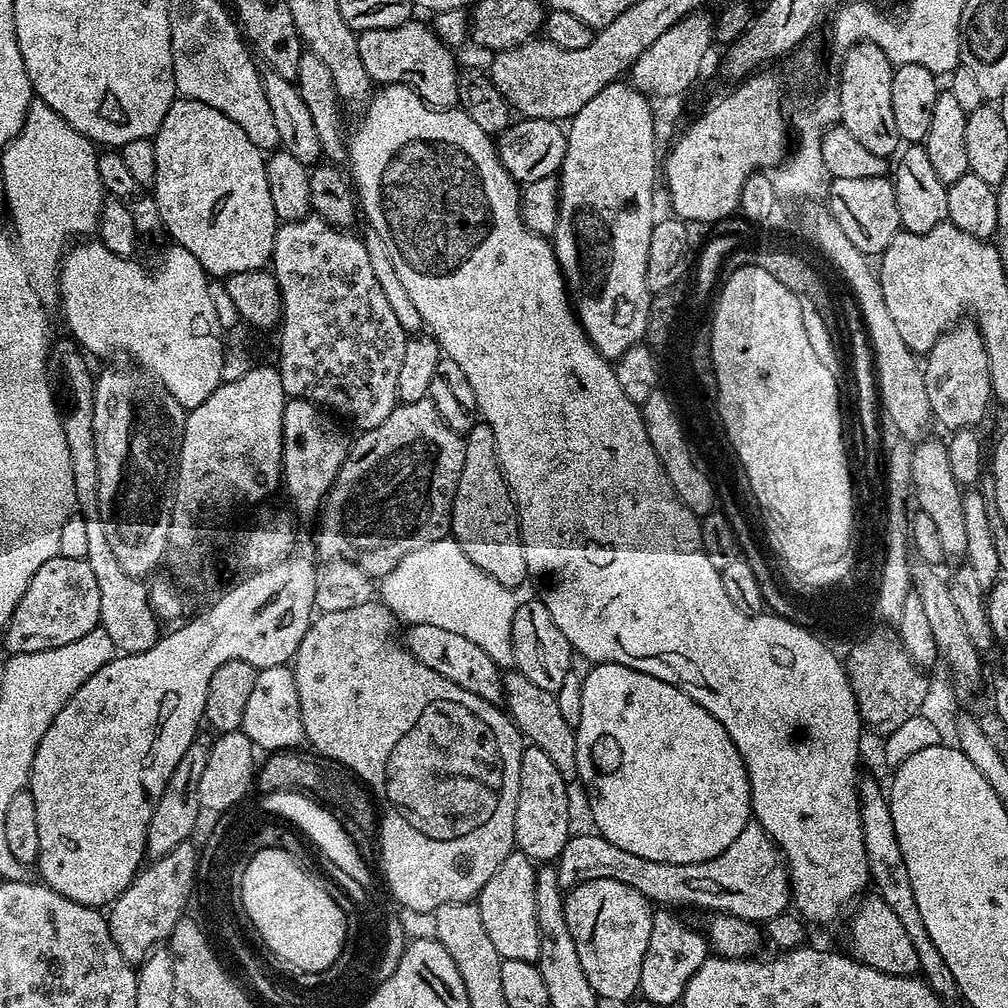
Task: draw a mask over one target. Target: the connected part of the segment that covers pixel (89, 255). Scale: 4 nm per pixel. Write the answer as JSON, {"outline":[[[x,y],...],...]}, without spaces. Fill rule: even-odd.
{"outline":[[[92,242],[73,243],[65,251],[63,260],[60,261],[60,270],[58,273],[60,304],[64,307],[64,320],[68,323],[68,328],[72,331],[73,338],[77,340],[78,343],[76,344],[92,358],[95,358],[95,356],[108,356],[111,352],[125,352],[130,359],[137,360],[140,363],[137,365],[141,369],[147,370],[159,380],[162,386],[166,386],[166,390],[170,390],[170,394],[174,394],[174,398],[186,410],[194,409],[202,402],[206,402],[206,398],[210,398],[210,394],[214,394],[216,387],[222,383],[222,366],[224,365],[226,344],[220,341],[220,316],[216,313],[215,302],[212,301],[212,288],[208,285],[210,277],[205,272],[204,267],[198,262],[198,258],[194,258],[194,254],[190,254],[190,250],[186,250],[181,244],[173,243],[171,245],[172,248],[165,250],[164,257],[160,260],[160,265],[153,272],[147,272],[139,264],[139,259],[114,254],[105,244],[99,242],[88,243]]]}

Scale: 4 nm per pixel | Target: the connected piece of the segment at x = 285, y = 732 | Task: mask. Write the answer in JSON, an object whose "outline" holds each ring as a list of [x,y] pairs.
{"outline":[[[279,664],[257,671],[254,687],[250,689],[250,699],[246,702],[246,711],[242,713],[240,728],[253,746],[265,748],[268,754],[295,749],[299,745],[296,743],[304,740],[302,706],[298,702],[296,676],[291,667]]]}

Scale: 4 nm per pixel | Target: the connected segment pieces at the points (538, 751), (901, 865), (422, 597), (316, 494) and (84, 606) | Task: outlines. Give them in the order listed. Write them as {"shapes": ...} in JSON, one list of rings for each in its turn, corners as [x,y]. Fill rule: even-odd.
{"shapes":[[[[525,747],[518,786],[518,810],[514,810],[514,838],[518,851],[534,862],[556,862],[570,837],[568,827],[572,824],[572,812],[568,809],[568,784],[569,781],[560,773],[558,766],[550,762],[550,758],[541,748]]],[[[861,779],[860,813],[862,814],[862,836],[866,842],[868,858],[868,875],[875,895],[881,896],[894,910],[895,916],[902,921],[902,927],[910,942],[914,942],[914,950],[918,953],[922,978],[938,994],[940,1000],[951,1002],[961,999],[958,982],[954,982],[954,974],[950,974],[950,966],[938,954],[938,946],[930,942],[930,934],[926,934],[926,925],[922,923],[922,914],[918,911],[918,901],[914,898],[914,886],[910,886],[910,874],[906,870],[906,862],[902,858],[902,849],[898,847],[898,834],[894,834],[894,818],[890,818],[888,798],[885,789],[880,789],[876,780]]],[[[445,538],[406,554],[406,558],[402,558],[390,574],[383,576],[379,584],[379,599],[396,615],[397,621],[405,625],[421,624],[451,630],[453,634],[482,646],[501,670],[515,669],[512,649],[514,614],[518,614],[518,606],[533,600],[531,583],[507,588],[502,582],[494,582],[490,574],[478,570],[478,566],[466,558],[466,550],[462,550],[456,539]]],[[[289,399],[284,405],[282,438],[284,439],[283,491],[288,491],[292,508],[300,516],[315,517],[319,513],[324,495],[334,486],[342,462],[350,447],[349,437],[344,437],[317,405],[309,400]]],[[[59,555],[50,558],[38,569],[38,574],[30,578],[30,586],[26,594],[18,602],[6,631],[3,633],[4,644],[12,654],[34,654],[38,650],[50,650],[54,646],[66,646],[66,642],[74,642],[82,638],[82,634],[90,634],[100,622],[100,599],[98,598],[97,579],[90,570],[86,560],[66,558]]]]}

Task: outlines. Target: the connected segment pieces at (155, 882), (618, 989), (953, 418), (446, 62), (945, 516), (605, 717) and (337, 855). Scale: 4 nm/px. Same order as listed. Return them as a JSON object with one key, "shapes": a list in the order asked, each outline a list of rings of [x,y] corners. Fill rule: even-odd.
{"shapes":[[[[185,842],[166,855],[155,857],[153,864],[141,867],[130,886],[112,901],[106,912],[110,938],[114,938],[114,946],[122,950],[122,958],[126,958],[128,964],[141,965],[167,941],[176,923],[185,915],[184,907],[194,896],[197,855],[198,848]]],[[[610,878],[582,882],[567,889],[566,926],[570,926],[570,938],[574,938],[586,982],[590,982],[601,1001],[628,1000],[639,993],[642,958],[646,958],[646,946],[650,946],[653,911],[652,901],[638,890]]],[[[964,318],[943,332],[926,354],[922,364],[926,382],[926,398],[930,398],[930,410],[937,425],[959,430],[975,429],[988,412],[988,403],[993,403],[990,366],[980,327],[971,319]]],[[[419,19],[408,20],[402,26],[394,26],[386,30],[366,30],[356,37],[358,42],[358,58],[362,58],[362,66],[366,66],[366,74],[377,85],[405,84],[413,88],[430,108],[455,108],[458,104],[458,65],[453,49],[437,38],[436,31],[427,23],[419,24]]],[[[925,438],[913,447],[912,458],[912,495],[915,507],[921,512],[925,512],[934,522],[935,528],[939,533],[939,541],[942,542],[942,550],[945,557],[960,556],[968,548],[968,516],[964,513],[964,496],[962,485],[954,478],[954,473],[950,470],[950,458],[948,457],[947,447],[940,444],[933,438]]],[[[593,664],[590,674],[586,674],[583,681],[582,718],[576,727],[576,741],[578,742],[576,776],[579,779],[588,780],[588,788],[592,791],[592,820],[596,823],[595,831],[614,845],[622,847],[623,850],[638,854],[641,858],[653,859],[654,862],[689,864],[690,862],[706,862],[722,854],[722,850],[726,850],[726,846],[730,846],[730,842],[734,842],[734,838],[738,838],[738,834],[742,834],[742,830],[753,819],[752,791],[748,781],[748,771],[742,754],[738,754],[738,746],[734,746],[726,726],[722,726],[722,722],[718,722],[714,714],[698,706],[694,698],[690,698],[670,682],[662,682],[650,674],[630,670],[630,666]]],[[[274,791],[265,793],[262,797],[262,808],[270,812],[276,818],[290,823],[310,844],[316,846],[317,850],[338,870],[336,878],[344,882],[350,878],[350,882],[362,889],[369,889],[372,882],[372,874],[368,868],[369,861],[362,856],[357,848],[353,837],[345,830],[343,824],[333,812],[324,808],[315,800],[312,800],[300,792]]]]}

